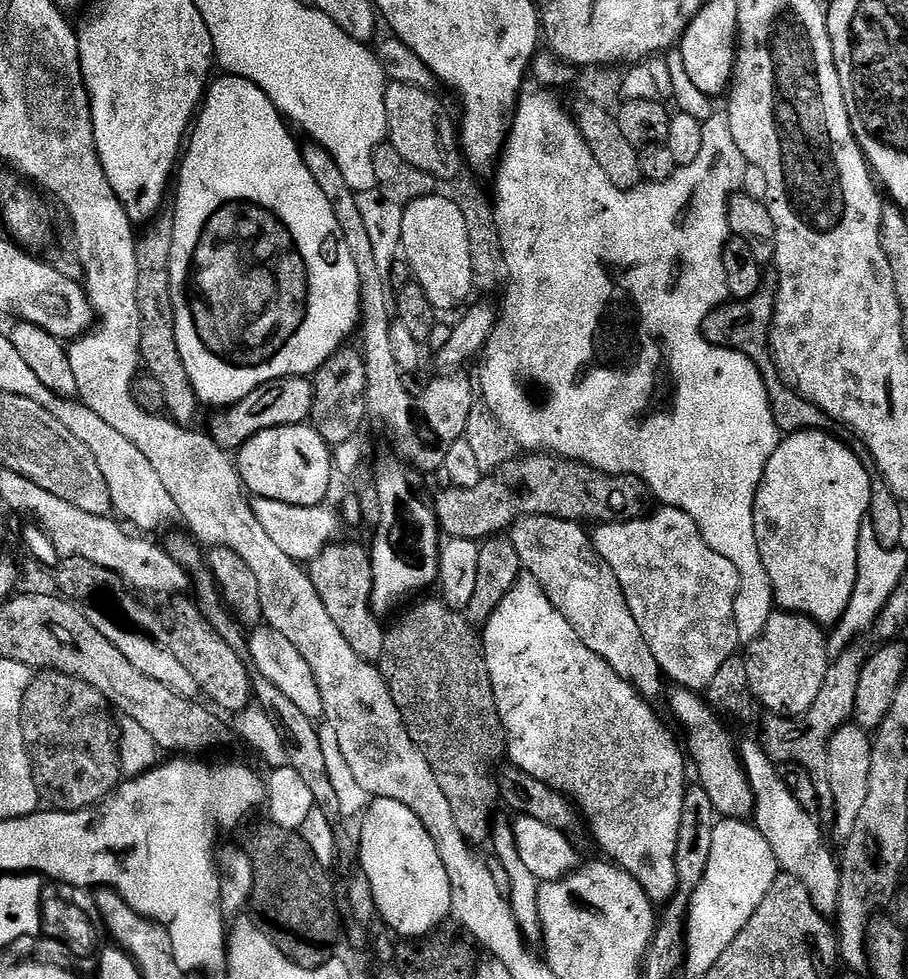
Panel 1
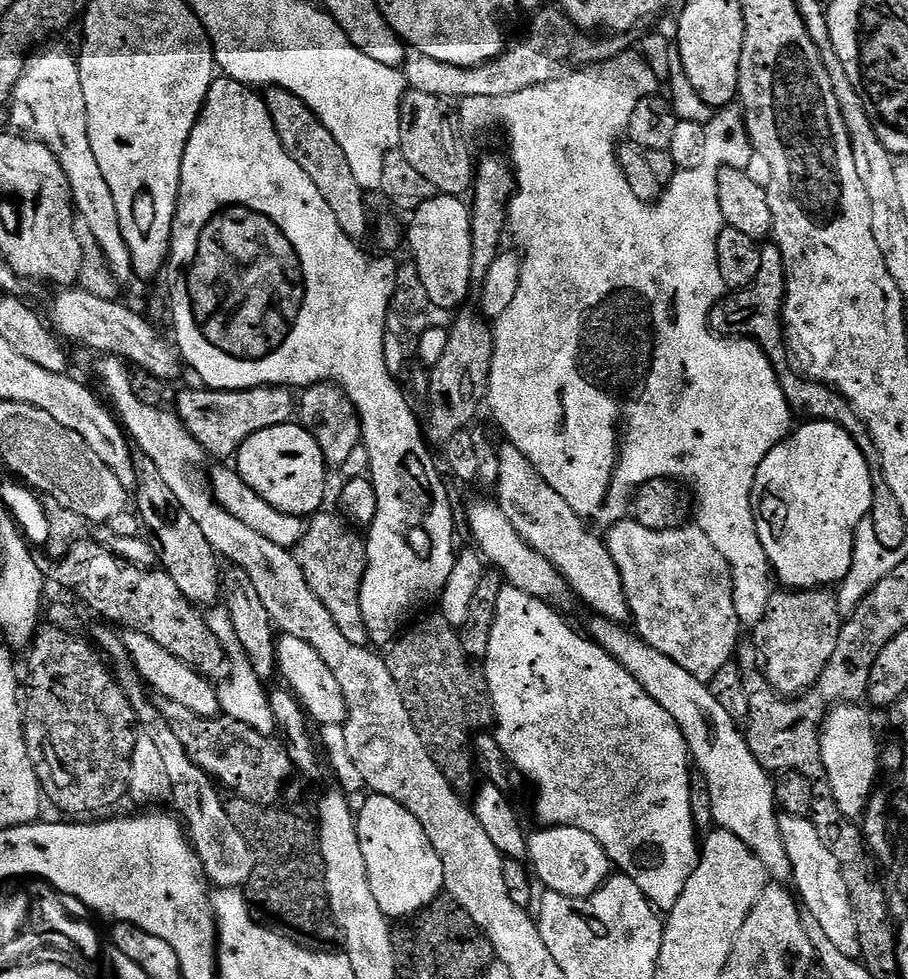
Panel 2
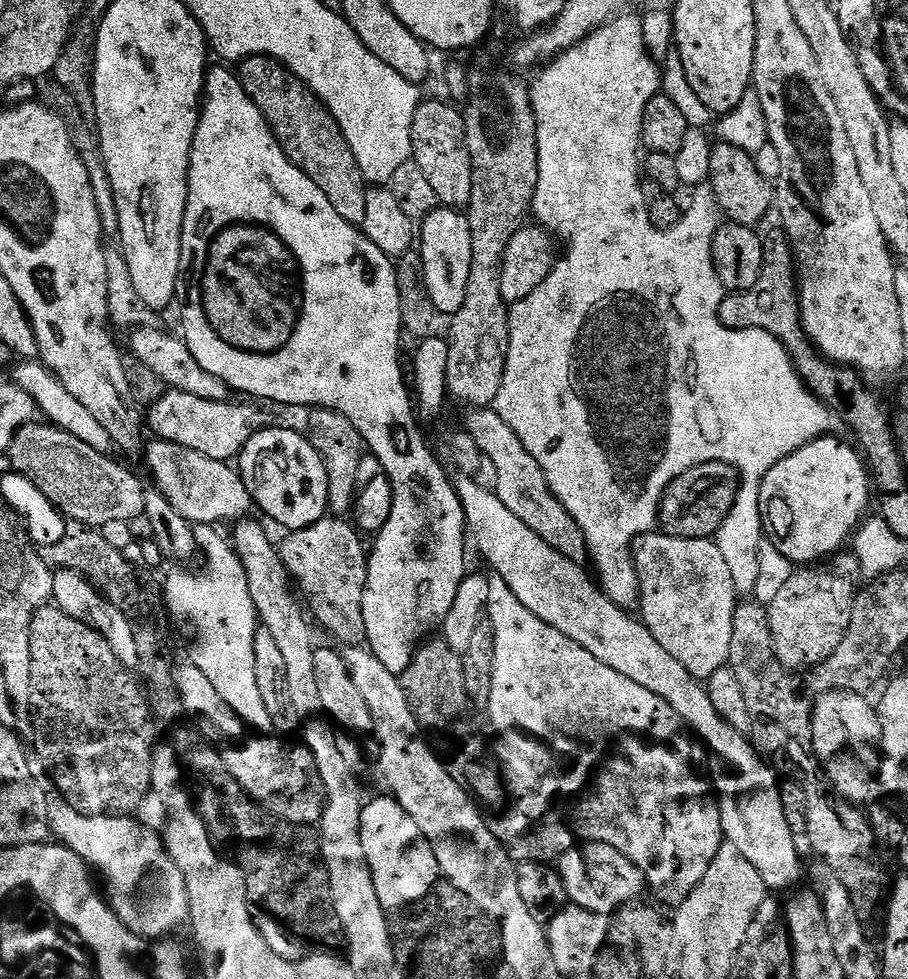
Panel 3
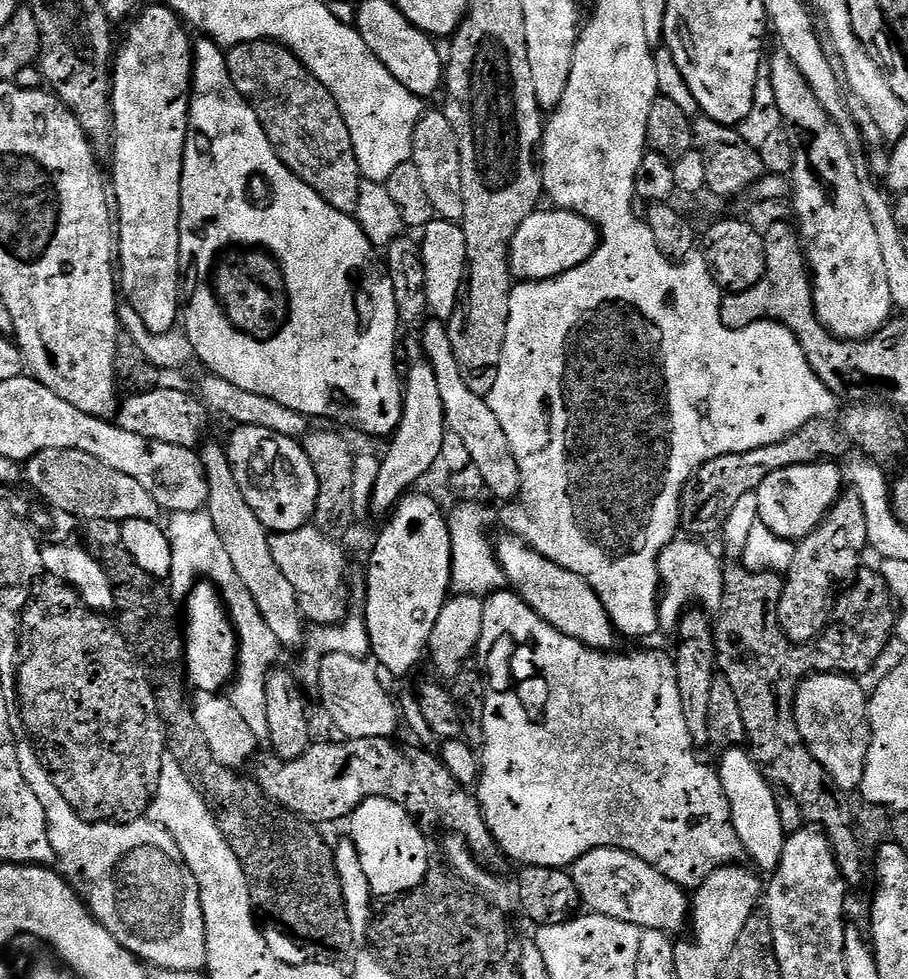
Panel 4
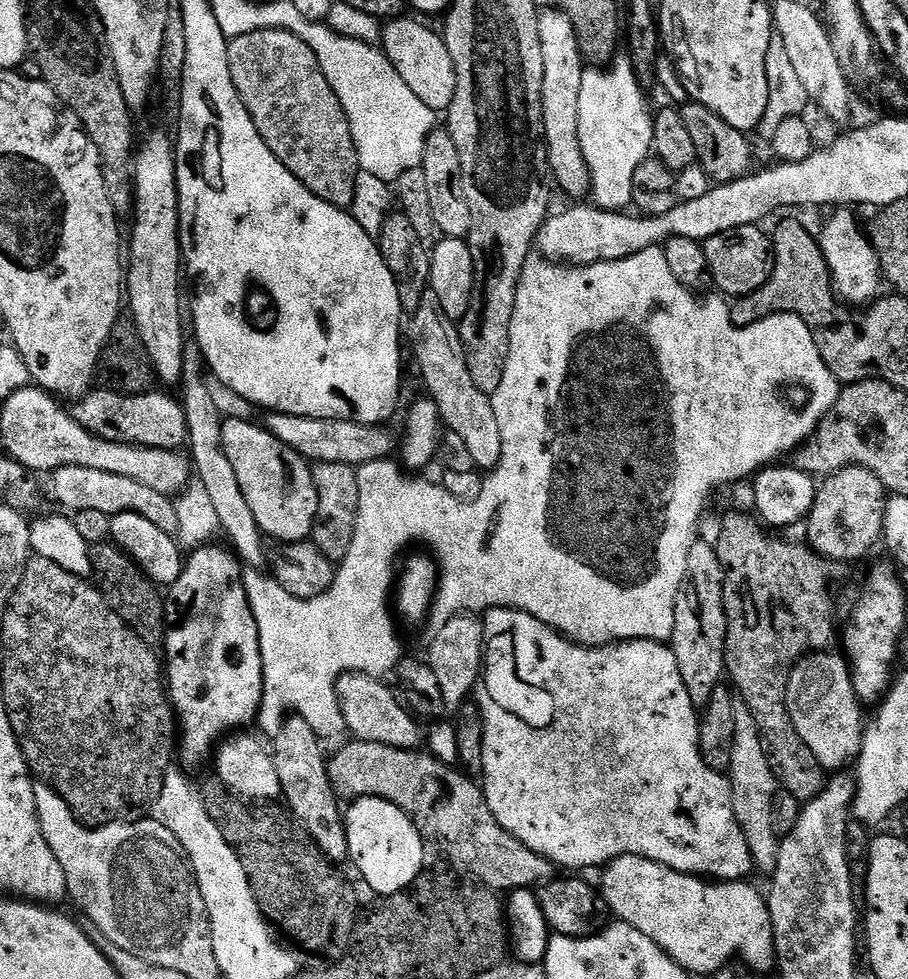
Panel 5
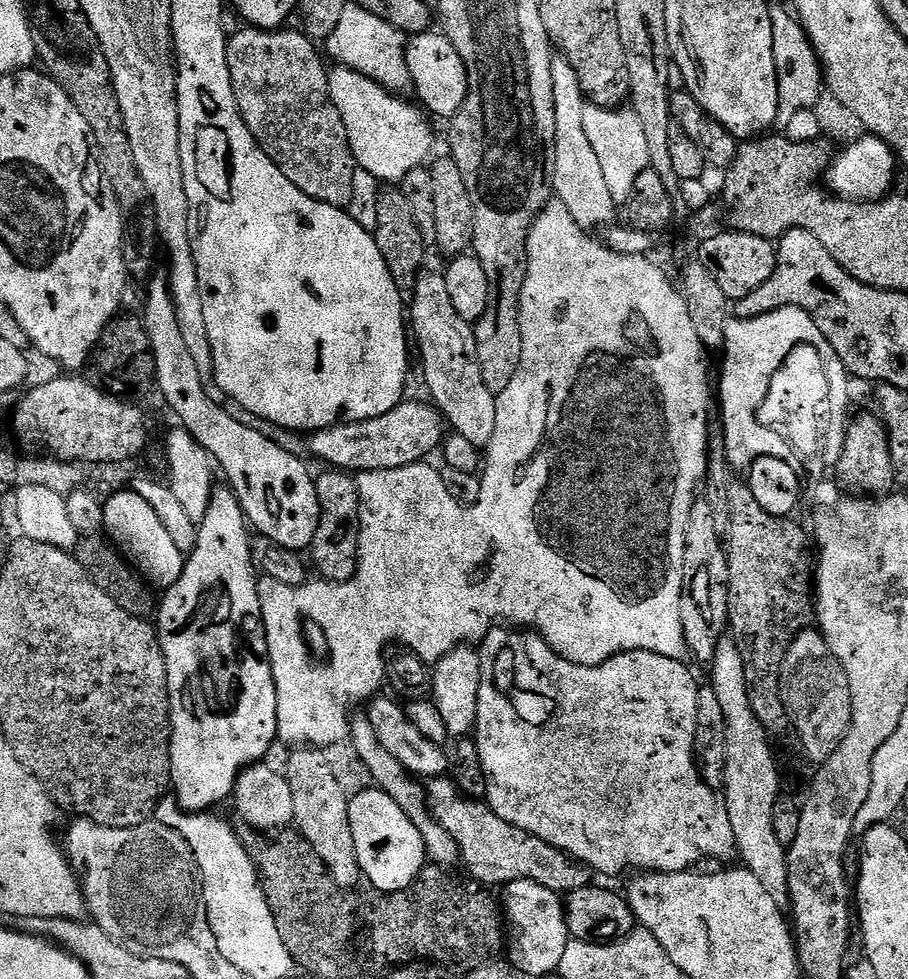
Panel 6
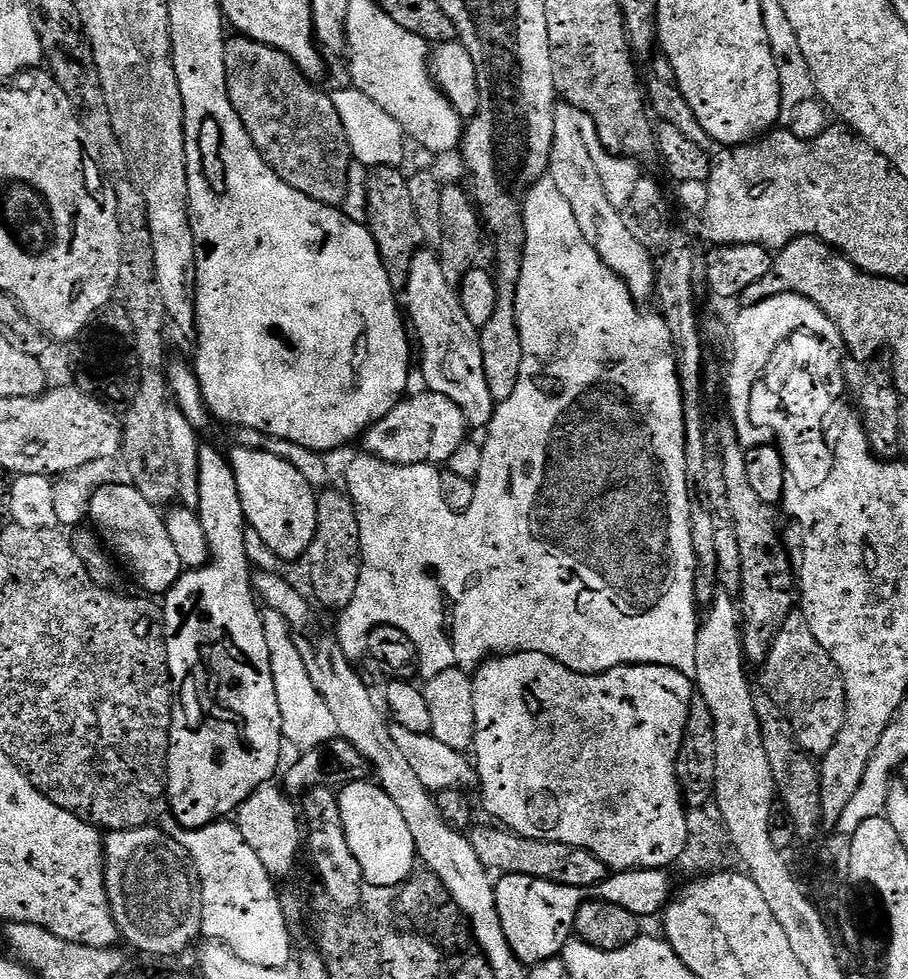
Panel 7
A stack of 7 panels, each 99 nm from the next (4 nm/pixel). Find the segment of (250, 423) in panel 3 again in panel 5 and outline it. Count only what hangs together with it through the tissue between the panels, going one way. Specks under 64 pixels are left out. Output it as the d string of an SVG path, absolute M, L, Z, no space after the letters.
M107 386L98 388L75 401L76 420L83 428L90 430L90 434L101 436L110 442L141 444L147 448L171 452L183 449L187 445L188 423L184 405L177 397L175 400L159 390L143 392L137 396L125 396L124 393L114 392Z

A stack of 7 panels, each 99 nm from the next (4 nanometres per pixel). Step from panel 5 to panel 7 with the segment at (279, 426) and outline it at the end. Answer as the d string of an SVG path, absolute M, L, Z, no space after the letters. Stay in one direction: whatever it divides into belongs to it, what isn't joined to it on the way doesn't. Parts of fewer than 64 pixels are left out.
M421 390L417 396L409 395L401 399L399 404L386 414L377 424L372 424L362 437L363 451L370 456L376 456L380 460L386 460L391 464L431 464L433 466L447 465L448 459L462 446L470 436L470 425L462 410L450 398L446 398L437 392Z

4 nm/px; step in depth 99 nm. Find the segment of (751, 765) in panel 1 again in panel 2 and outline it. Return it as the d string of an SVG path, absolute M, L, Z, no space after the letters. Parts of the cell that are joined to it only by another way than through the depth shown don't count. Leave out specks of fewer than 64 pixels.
M781 815L780 828L786 857L793 866L791 883L798 895L799 903L814 914L814 919L822 925L822 930L830 938L839 953L859 957L858 929L854 922L854 906L850 906L850 890L846 890L846 878L842 878L842 866L834 859L834 854L826 850L818 830L806 816Z

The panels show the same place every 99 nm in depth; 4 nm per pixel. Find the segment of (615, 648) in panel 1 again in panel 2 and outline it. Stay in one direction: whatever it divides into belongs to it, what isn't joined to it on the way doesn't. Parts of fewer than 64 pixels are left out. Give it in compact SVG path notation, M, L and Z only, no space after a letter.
M510 442L505 443L503 446L505 448L501 447L498 452L500 457L500 473L494 487L494 494L496 494L494 496L502 512L509 518L511 526L534 551L537 551L542 558L546 558L546 561L553 564L568 585L571 595L573 597L576 595L590 611L594 612L592 614L595 614L597 617L604 617L610 621L627 621L630 616L628 599L624 593L618 566L614 562L614 558L610 558L610 550L607 543L601 537L599 540L595 536L597 533L590 530L586 521L578 514L574 514L574 510L566 503L566 498L562 498L562 494L555 492L541 478L538 470L534 470L534 466L526 458L526 454L522 454L522 450L518 450Z

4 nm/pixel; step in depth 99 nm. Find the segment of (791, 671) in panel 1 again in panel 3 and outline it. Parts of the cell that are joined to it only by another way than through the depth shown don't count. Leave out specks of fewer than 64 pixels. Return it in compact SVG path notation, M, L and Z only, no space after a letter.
M844 550L827 562L800 566L795 571L781 582L772 601L767 601L768 626L777 662L786 670L811 670L842 646L858 591L856 578L861 575L860 564L851 551Z

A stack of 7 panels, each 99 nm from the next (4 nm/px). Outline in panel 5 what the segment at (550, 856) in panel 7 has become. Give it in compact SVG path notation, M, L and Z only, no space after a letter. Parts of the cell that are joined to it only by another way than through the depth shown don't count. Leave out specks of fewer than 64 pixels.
M353 739L352 744L331 753L328 760L328 777L332 790L341 801L361 800L363 796L373 796L391 804L397 804L412 819L414 826L429 845L432 844L445 856L447 863L458 872L463 872L474 880L500 894L515 892L517 888L535 889L548 883L557 875L557 865L542 854L530 850L518 838L514 838L494 818L484 797L484 789L473 777L465 775L459 767L443 764L427 750L415 748L395 748L378 742Z

